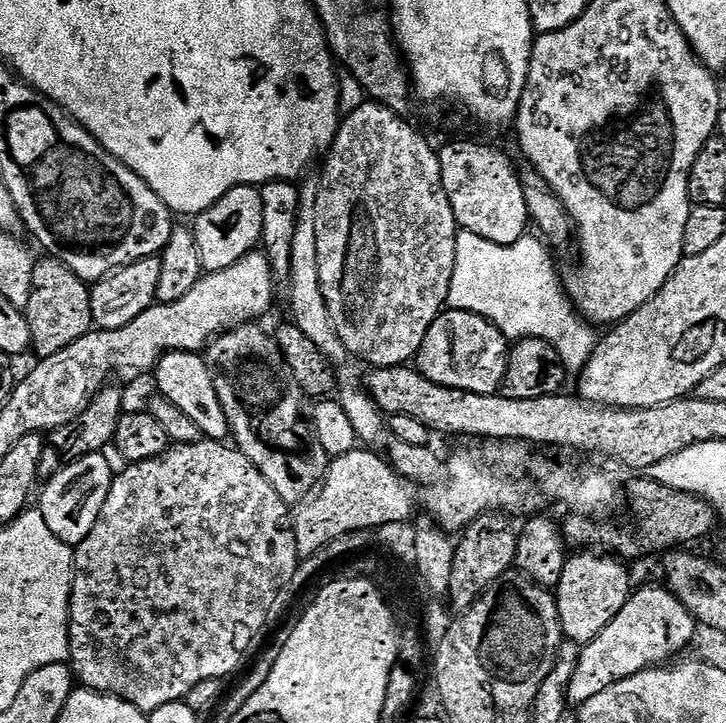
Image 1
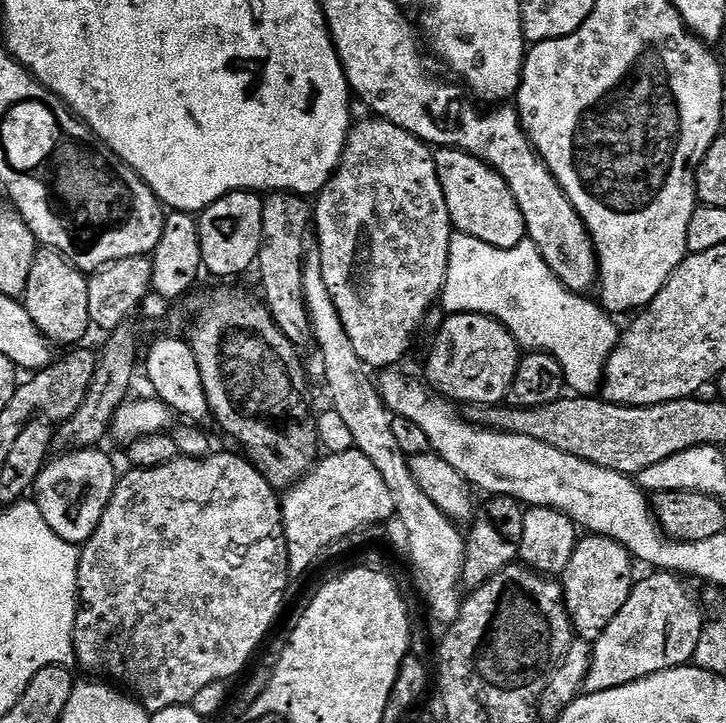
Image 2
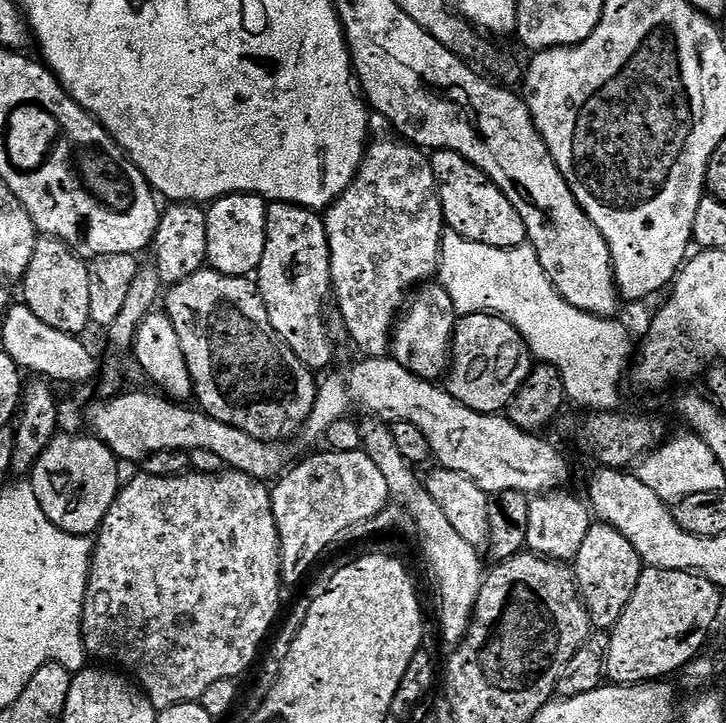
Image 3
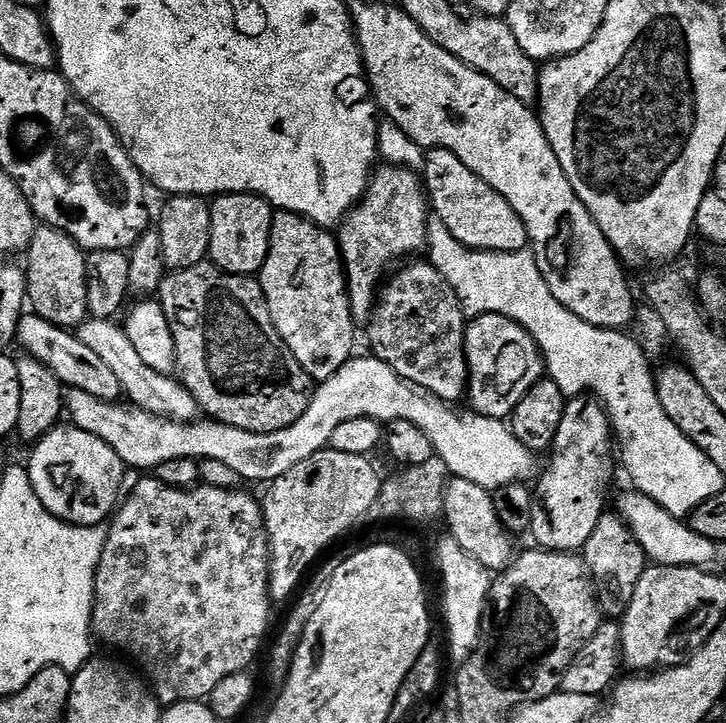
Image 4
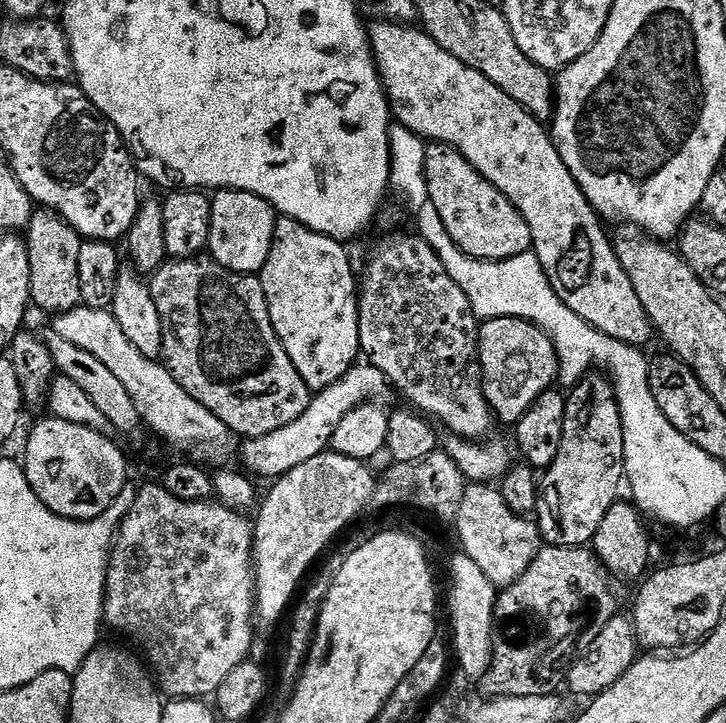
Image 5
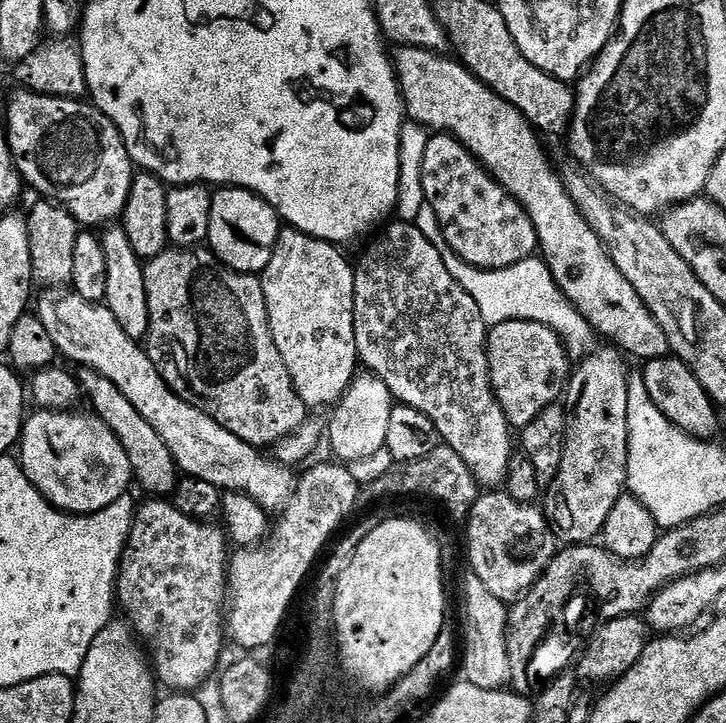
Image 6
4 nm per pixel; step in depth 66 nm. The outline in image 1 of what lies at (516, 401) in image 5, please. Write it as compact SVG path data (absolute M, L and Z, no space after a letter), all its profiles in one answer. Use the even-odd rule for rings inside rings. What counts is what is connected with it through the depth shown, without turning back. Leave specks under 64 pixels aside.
M453 308L441 312L430 326L414 364L430 382L494 396L500 392L504 381L509 347L508 337L503 336L489 320L473 312Z

